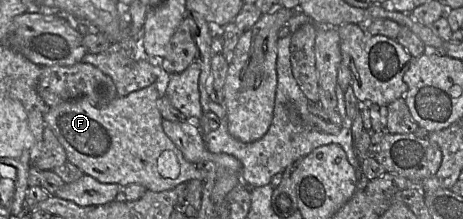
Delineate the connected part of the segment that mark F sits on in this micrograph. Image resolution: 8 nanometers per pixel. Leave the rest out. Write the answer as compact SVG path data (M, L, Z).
M153 83L124 97L117 97L106 106L94 105L85 97L65 101L48 108L44 115L45 125L50 127L66 151L67 161L103 184L117 184L122 188L140 184L153 192L167 191L193 179L203 180L203 172L188 162L182 152L165 134L163 118L157 107L157 84Z

